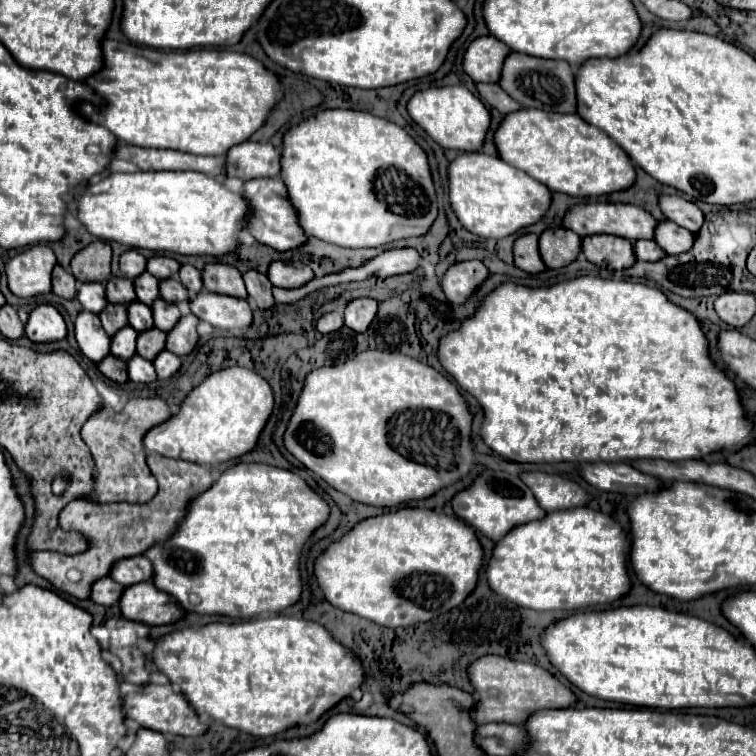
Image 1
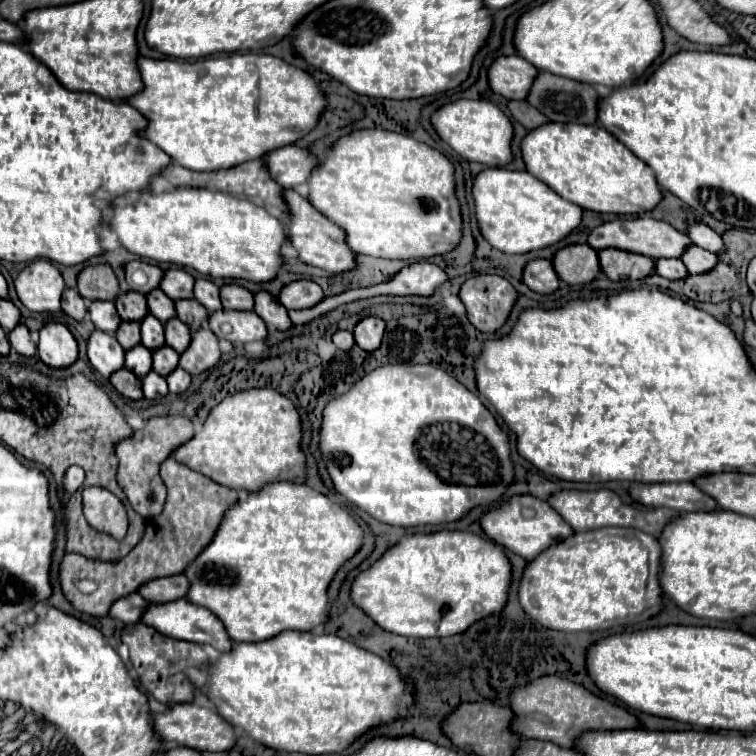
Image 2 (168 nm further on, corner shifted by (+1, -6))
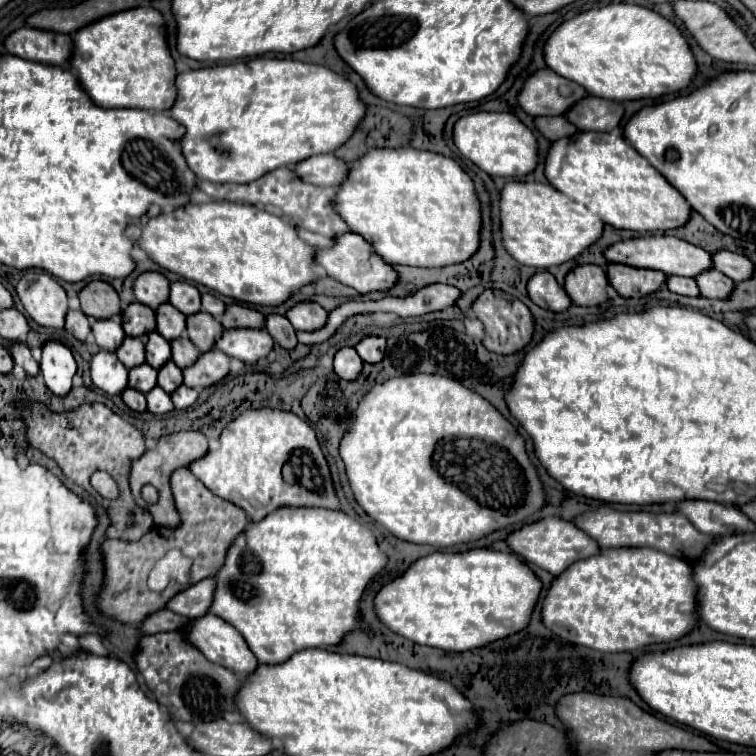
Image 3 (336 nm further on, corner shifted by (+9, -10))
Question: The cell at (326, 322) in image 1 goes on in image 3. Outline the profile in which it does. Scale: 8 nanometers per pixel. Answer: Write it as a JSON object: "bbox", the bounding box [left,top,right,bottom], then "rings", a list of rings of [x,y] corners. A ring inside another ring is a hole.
{"bbox":[334,347,362,379],"rings":[[[342,347],[334,355],[334,371],[342,379],[356,379],[362,371],[362,359],[354,347]]]}

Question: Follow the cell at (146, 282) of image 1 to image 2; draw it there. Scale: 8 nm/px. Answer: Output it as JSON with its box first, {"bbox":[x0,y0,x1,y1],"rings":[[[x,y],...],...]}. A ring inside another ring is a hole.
{"bbox":[146,289,176,323],"rings":[[[160,289],[152,291],[152,295],[146,297],[148,299],[148,307],[150,307],[150,313],[156,315],[162,323],[170,321],[176,317],[176,307],[174,307],[174,301],[168,299],[168,295]]]}

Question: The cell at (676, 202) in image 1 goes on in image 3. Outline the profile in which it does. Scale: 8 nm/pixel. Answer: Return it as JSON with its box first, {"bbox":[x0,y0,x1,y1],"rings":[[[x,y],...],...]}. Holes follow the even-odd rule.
{"bbox":[712,249,754,281],"rings":[[[726,249],[712,253],[712,265],[714,265],[714,269],[728,275],[732,281],[744,281],[754,271],[754,263],[748,257],[726,251]]]}

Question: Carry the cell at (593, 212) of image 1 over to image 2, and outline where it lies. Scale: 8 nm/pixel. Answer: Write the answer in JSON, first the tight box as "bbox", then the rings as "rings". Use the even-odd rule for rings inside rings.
{"bbox":[588,217,692,259],"rings":[[[638,217],[638,219],[616,219],[616,221],[596,227],[588,237],[588,245],[596,251],[612,247],[612,249],[620,249],[620,251],[646,255],[652,259],[680,259],[684,255],[684,251],[692,245],[692,241],[686,233],[676,231],[670,223],[656,221],[652,217]]]}

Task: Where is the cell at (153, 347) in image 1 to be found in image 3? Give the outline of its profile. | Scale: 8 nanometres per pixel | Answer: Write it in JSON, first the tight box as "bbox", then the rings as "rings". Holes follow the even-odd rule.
{"bbox":[158,361,182,393],"rings":[[[168,361],[158,371],[158,387],[162,387],[166,393],[172,393],[178,385],[182,385],[182,371],[176,367],[176,363]]]}

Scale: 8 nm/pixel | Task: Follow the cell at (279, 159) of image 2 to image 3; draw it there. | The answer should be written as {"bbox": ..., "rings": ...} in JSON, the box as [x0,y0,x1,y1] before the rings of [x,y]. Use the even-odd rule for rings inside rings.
{"bbox":[292,155,346,185],"rings":[[[312,155],[292,165],[292,171],[312,185],[338,185],[346,177],[346,163],[334,155]]]}

